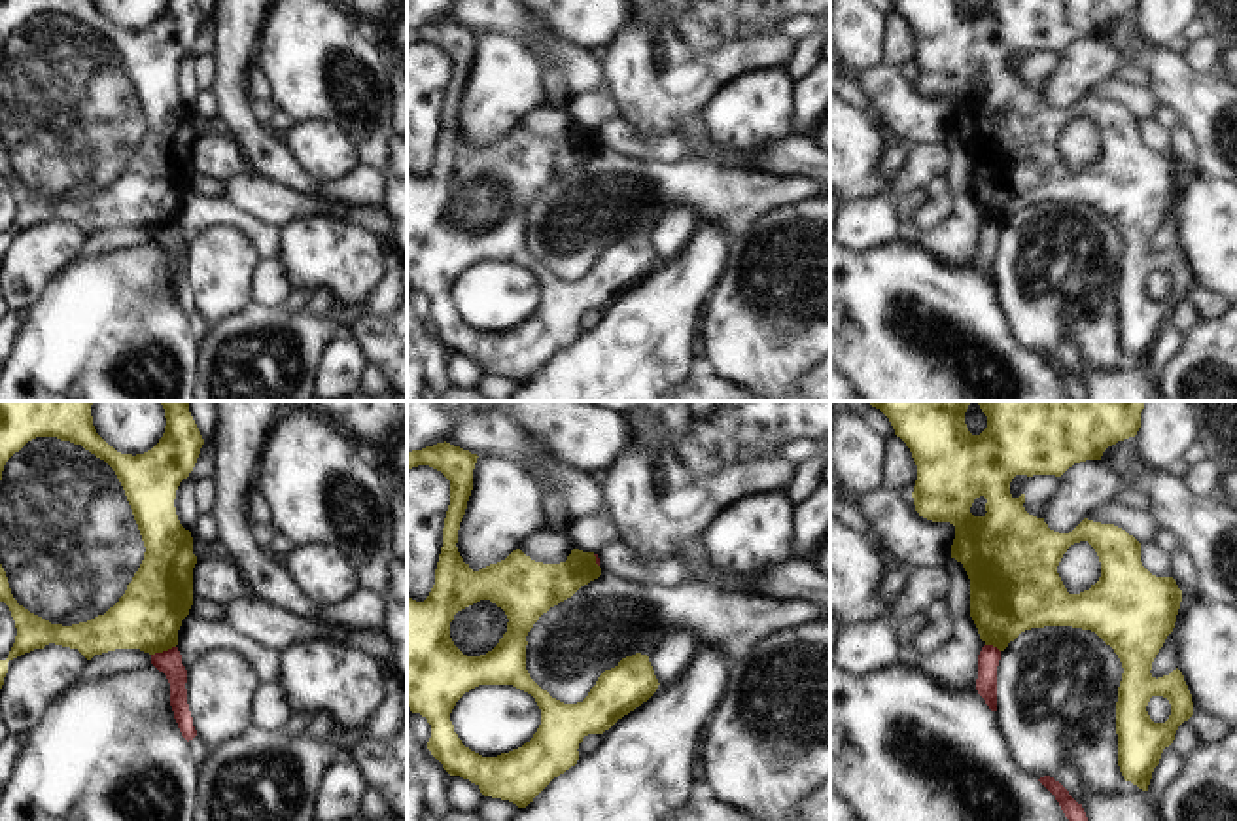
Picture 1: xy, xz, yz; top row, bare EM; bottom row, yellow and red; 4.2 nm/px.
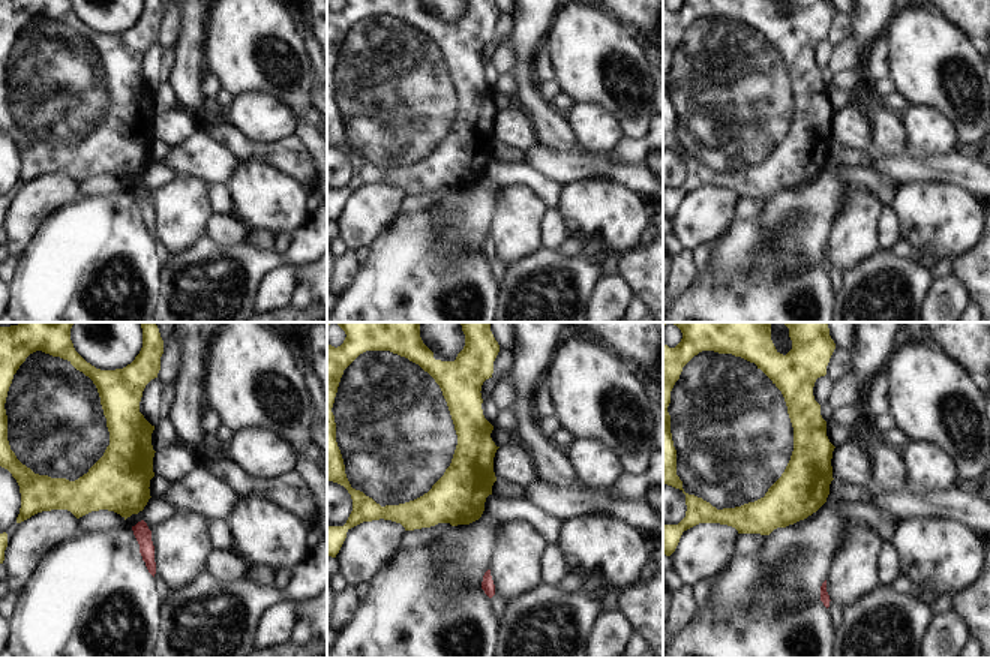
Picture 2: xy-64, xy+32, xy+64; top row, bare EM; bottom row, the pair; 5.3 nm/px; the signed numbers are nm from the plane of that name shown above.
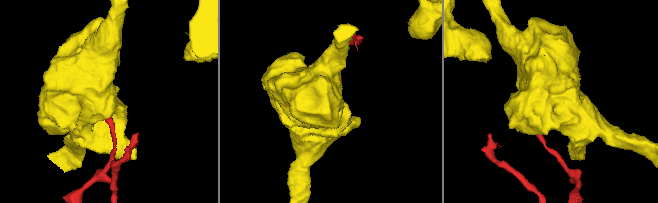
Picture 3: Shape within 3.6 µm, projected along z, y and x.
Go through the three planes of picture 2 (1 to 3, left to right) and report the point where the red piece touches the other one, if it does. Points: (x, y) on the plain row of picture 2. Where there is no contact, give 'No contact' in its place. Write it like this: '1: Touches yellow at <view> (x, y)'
1: No contact
2: No contact
3: No contact.

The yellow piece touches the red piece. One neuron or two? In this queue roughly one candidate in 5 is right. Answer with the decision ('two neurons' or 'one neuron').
two neurons

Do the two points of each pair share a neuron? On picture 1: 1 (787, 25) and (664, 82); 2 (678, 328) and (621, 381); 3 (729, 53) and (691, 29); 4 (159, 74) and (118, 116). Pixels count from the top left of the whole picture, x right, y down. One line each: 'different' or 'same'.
1: different
2: same
3: different
4: same

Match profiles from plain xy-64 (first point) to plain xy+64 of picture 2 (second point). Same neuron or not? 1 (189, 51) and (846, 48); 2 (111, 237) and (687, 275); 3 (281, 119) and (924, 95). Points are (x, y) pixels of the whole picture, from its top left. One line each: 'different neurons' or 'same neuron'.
1: different neurons
2: different neurons
3: different neurons

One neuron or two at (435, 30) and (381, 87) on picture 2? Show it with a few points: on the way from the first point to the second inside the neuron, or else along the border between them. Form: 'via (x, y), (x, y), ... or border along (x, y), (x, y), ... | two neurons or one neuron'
via (422, 44), (392, 74) | one neuron

